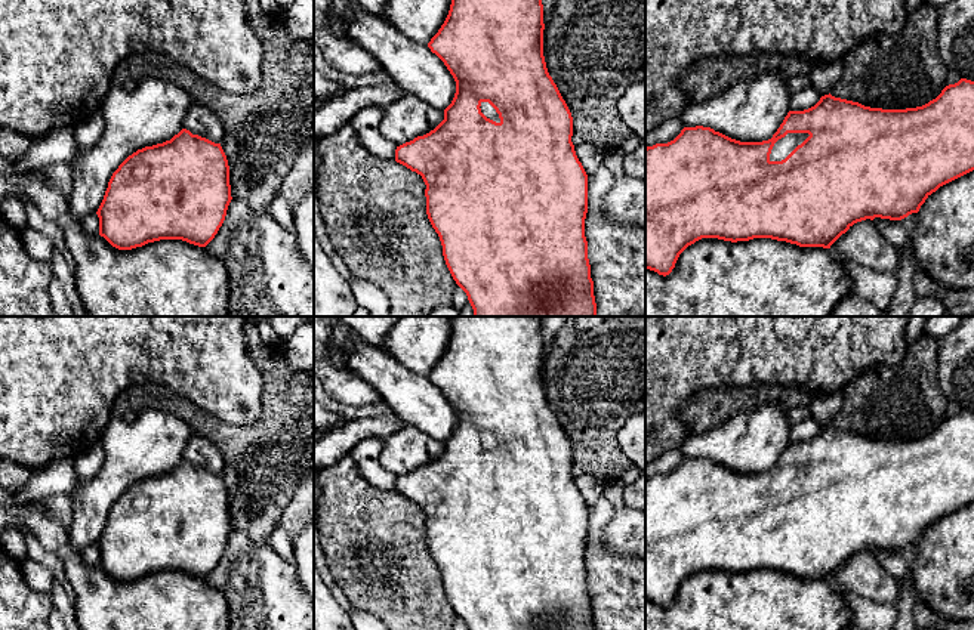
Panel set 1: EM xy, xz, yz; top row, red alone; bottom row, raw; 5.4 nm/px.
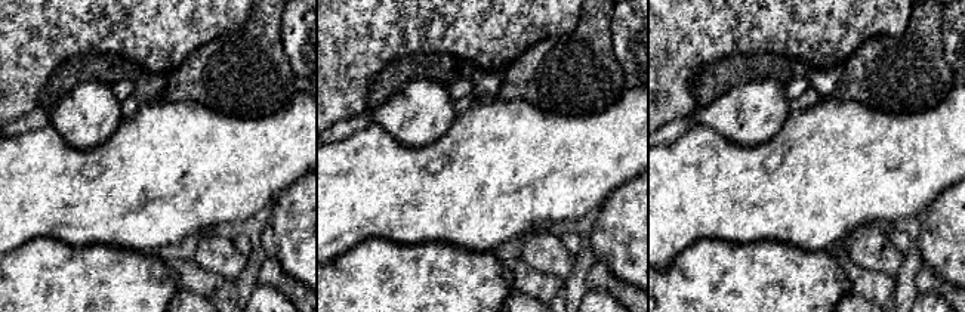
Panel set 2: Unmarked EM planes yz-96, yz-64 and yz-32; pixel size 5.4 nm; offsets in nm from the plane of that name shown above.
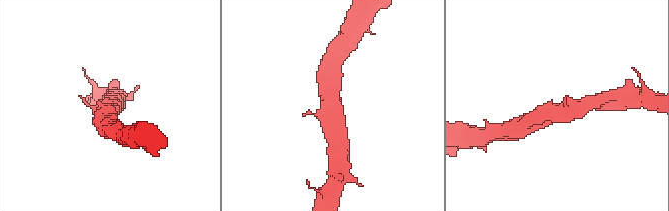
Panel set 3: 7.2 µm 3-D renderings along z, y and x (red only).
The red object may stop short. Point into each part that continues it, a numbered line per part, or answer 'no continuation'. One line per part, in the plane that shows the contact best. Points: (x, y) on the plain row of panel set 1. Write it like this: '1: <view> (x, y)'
1: yz (783, 478)

